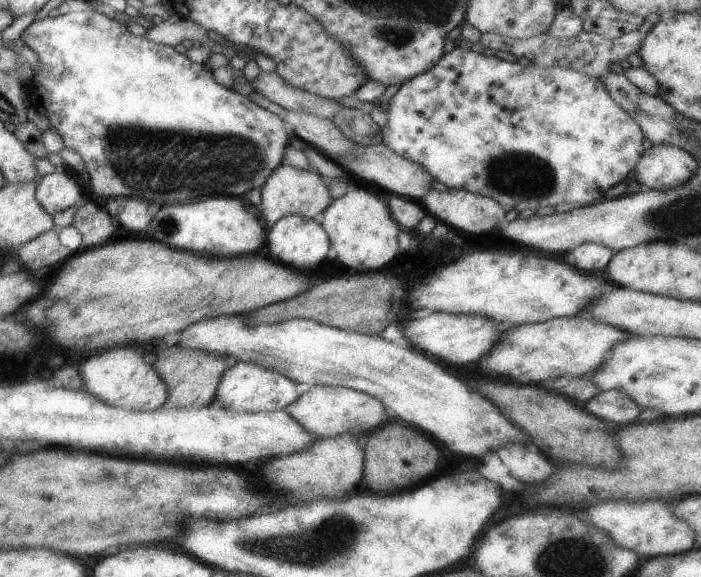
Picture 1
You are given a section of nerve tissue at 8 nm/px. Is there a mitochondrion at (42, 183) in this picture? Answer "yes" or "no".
no

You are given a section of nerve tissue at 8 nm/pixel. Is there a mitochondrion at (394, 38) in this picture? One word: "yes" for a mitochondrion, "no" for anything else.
yes

